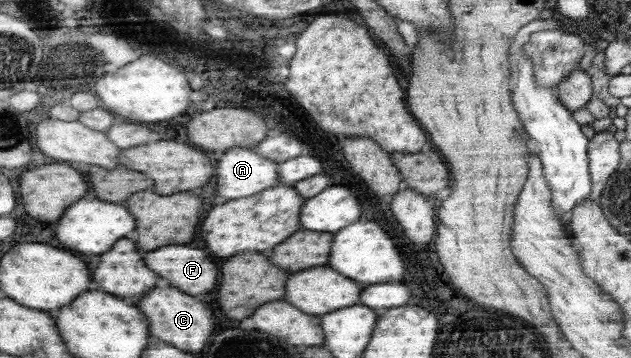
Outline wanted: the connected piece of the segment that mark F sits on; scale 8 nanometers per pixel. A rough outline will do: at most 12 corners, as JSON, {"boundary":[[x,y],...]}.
{"boundary":[[187,245],[147,253],[147,263],[191,295],[217,287],[217,263]]}

